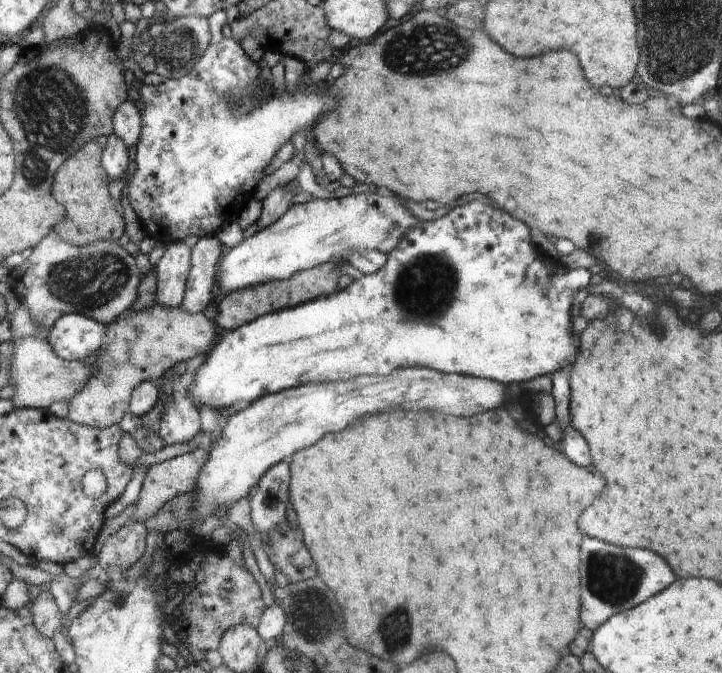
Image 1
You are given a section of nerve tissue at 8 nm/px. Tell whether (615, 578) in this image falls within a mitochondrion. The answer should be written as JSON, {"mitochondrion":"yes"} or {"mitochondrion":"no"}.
{"mitochondrion":"yes"}

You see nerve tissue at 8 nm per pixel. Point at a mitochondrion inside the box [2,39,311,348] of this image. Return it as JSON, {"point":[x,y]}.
{"point":[47,103]}

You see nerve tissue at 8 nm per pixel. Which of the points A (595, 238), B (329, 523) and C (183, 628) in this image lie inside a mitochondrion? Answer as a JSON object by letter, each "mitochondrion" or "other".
{"A":"mitochondrion","B":"other","C":"other"}

